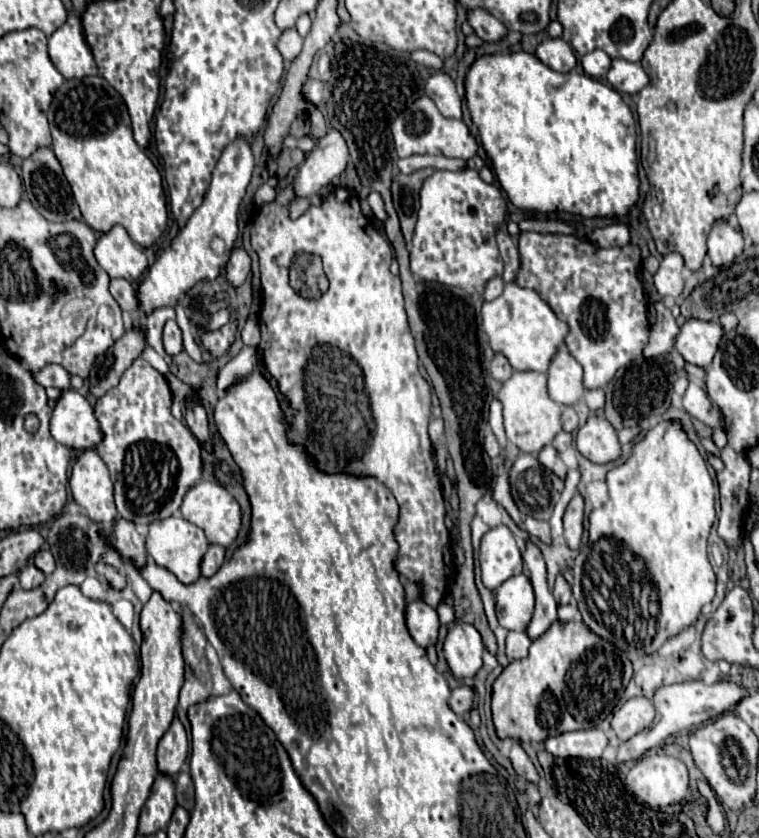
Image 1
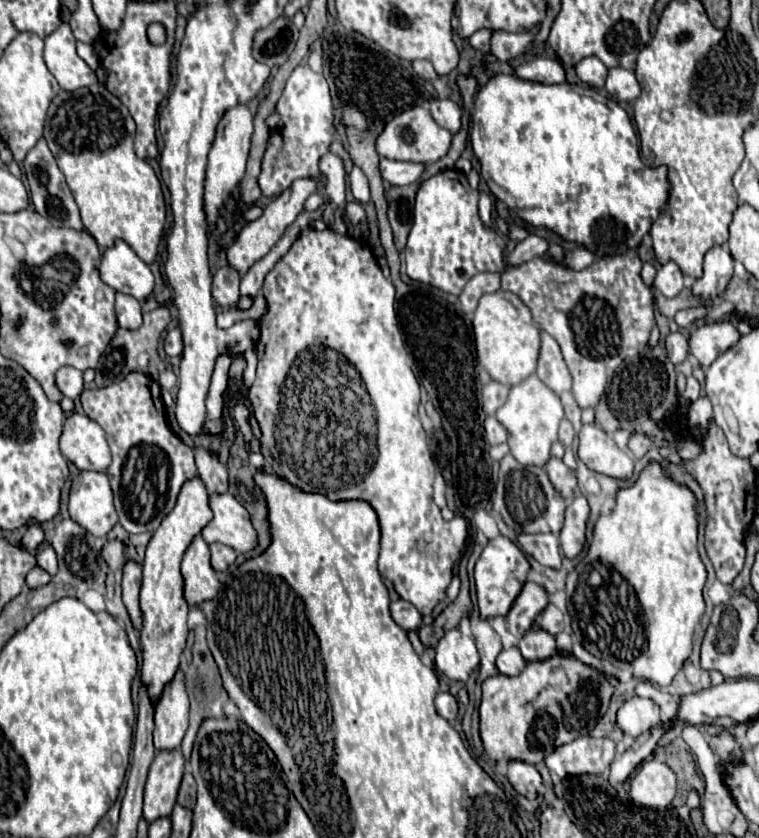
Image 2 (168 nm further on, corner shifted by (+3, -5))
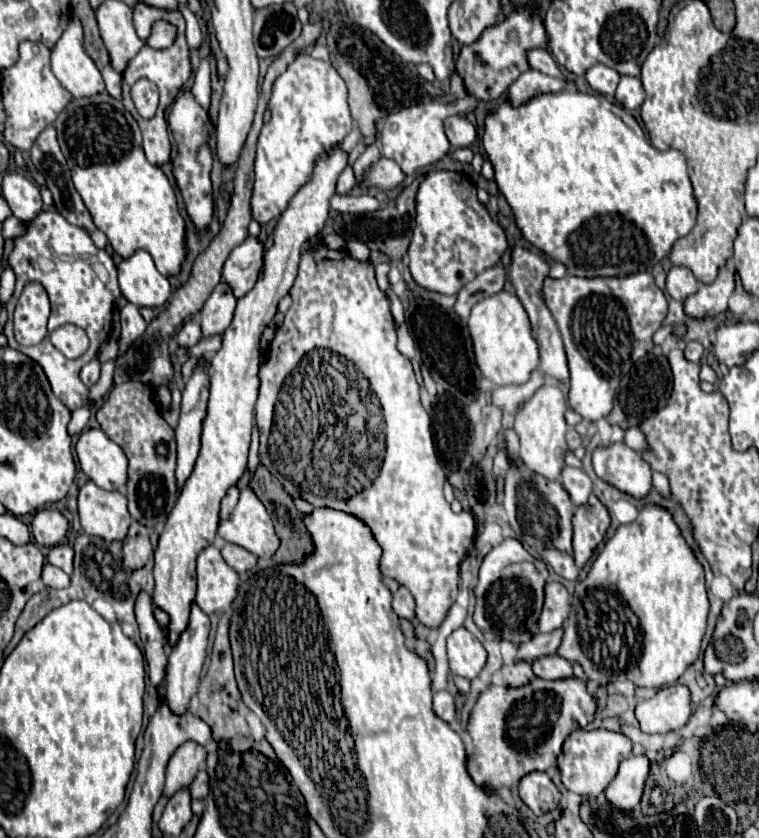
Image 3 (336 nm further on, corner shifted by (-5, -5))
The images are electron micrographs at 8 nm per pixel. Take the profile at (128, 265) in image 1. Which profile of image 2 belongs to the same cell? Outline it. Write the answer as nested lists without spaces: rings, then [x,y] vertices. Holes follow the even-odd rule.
[[[115,240],[115,244],[103,252],[99,272],[107,286],[137,300],[153,292],[155,280],[149,266],[123,240]]]

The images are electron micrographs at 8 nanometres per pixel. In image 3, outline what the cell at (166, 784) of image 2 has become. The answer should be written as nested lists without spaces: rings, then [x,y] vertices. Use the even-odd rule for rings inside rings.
[[[189,740],[177,748],[171,756],[167,766],[167,780],[165,780],[165,796],[173,796],[179,788],[185,788],[193,782],[199,766],[205,762],[207,752],[201,744]]]

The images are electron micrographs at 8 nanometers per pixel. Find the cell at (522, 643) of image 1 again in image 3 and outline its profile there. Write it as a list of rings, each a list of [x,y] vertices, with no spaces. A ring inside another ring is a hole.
[[[527,662],[505,664],[501,672],[503,672],[503,682],[505,682],[505,686],[511,686],[511,688],[525,686],[525,684],[529,684],[529,682],[535,678],[535,674],[531,672],[531,664],[527,664]]]

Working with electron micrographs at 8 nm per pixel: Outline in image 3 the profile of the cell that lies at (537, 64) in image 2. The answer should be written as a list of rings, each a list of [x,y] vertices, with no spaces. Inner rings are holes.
[[[529,70],[523,72],[523,76],[519,76],[511,86],[509,92],[505,96],[505,100],[517,108],[527,104],[531,98],[539,96],[539,94],[549,94],[549,92],[563,92],[567,88],[567,84],[563,80],[555,80],[547,74],[541,74],[539,70]]]

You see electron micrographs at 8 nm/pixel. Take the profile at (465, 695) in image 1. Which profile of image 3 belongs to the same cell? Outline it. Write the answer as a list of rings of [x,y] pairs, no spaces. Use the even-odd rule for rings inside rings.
[[[447,690],[435,692],[433,694],[433,712],[449,724],[455,718],[455,698]]]

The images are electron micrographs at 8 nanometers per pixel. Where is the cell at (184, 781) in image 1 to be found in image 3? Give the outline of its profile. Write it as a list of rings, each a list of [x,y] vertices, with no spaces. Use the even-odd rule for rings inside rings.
[[[201,768],[197,778],[191,784],[191,796],[195,800],[203,800],[207,796],[207,792],[209,792],[209,776],[207,776],[207,768]]]

